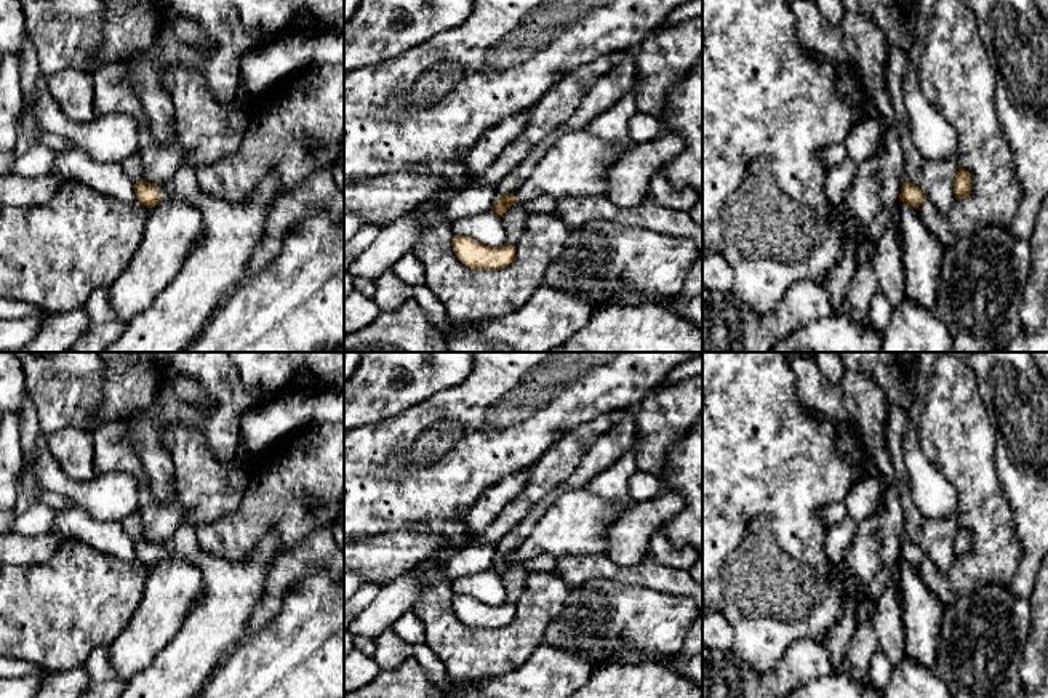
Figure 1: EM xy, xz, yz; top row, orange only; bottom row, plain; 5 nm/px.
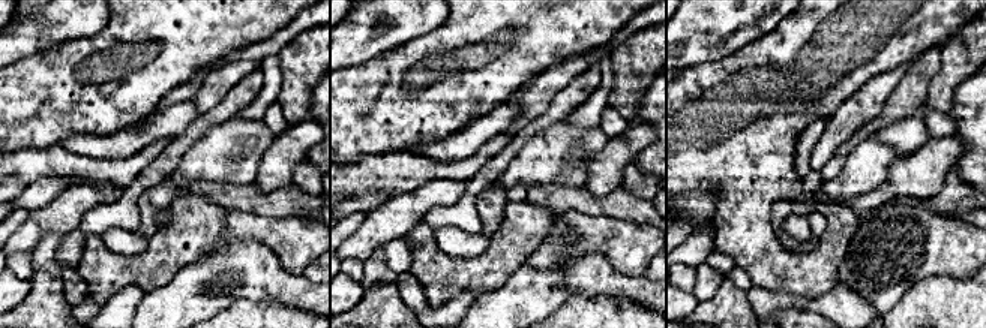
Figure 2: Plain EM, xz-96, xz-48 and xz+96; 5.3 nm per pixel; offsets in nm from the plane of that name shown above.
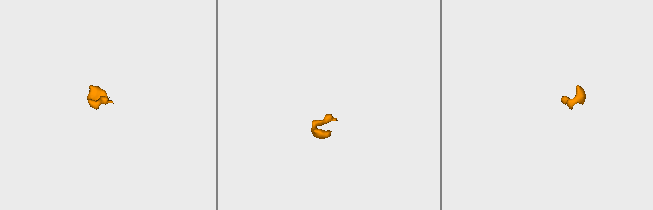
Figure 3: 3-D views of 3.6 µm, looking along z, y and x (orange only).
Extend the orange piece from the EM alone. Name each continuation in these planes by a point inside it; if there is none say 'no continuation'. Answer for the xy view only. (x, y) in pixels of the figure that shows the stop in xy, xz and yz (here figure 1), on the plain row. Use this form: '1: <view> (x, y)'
1: xy (216, 625)

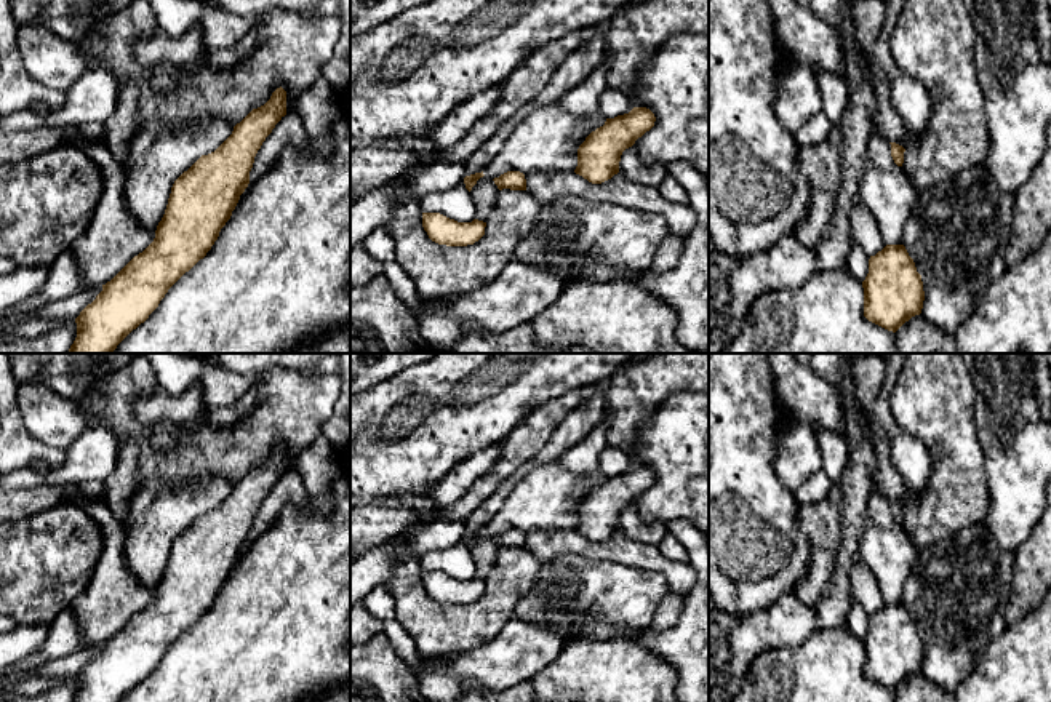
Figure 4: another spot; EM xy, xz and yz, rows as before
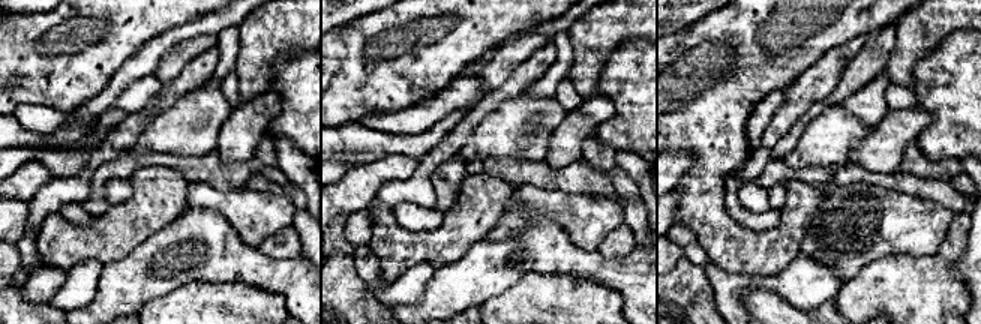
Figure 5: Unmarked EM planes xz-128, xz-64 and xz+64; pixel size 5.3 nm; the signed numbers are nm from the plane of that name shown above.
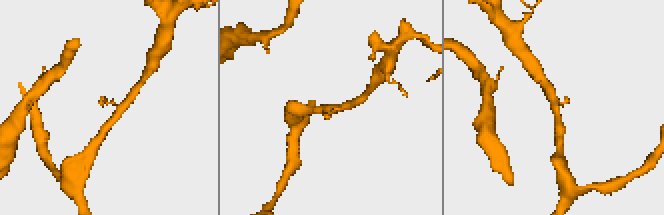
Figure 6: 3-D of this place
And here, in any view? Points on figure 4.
no continuation

